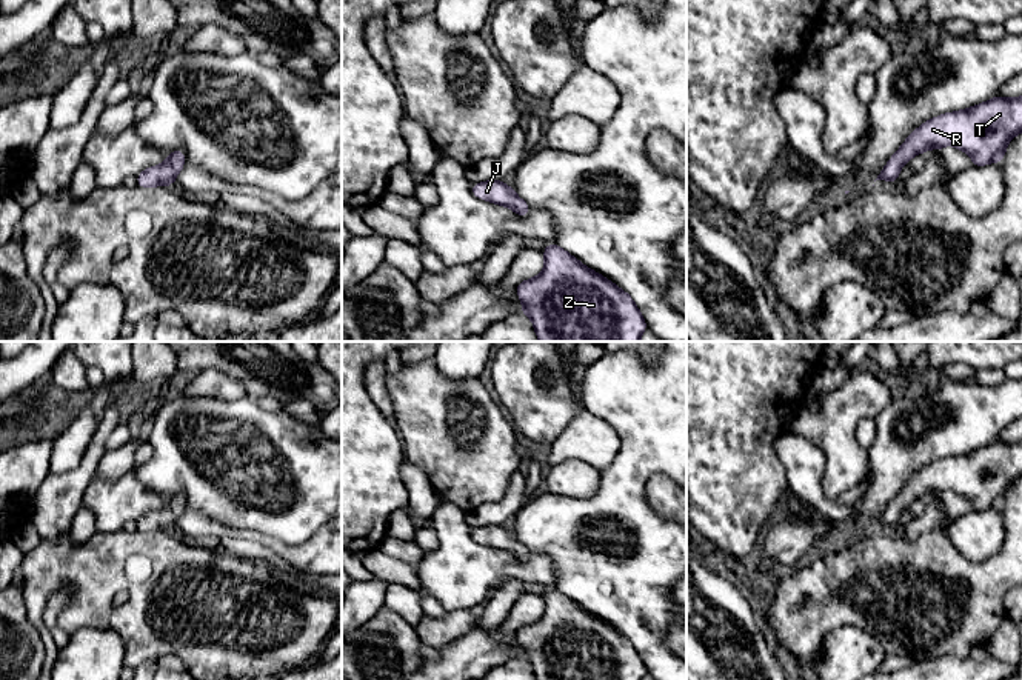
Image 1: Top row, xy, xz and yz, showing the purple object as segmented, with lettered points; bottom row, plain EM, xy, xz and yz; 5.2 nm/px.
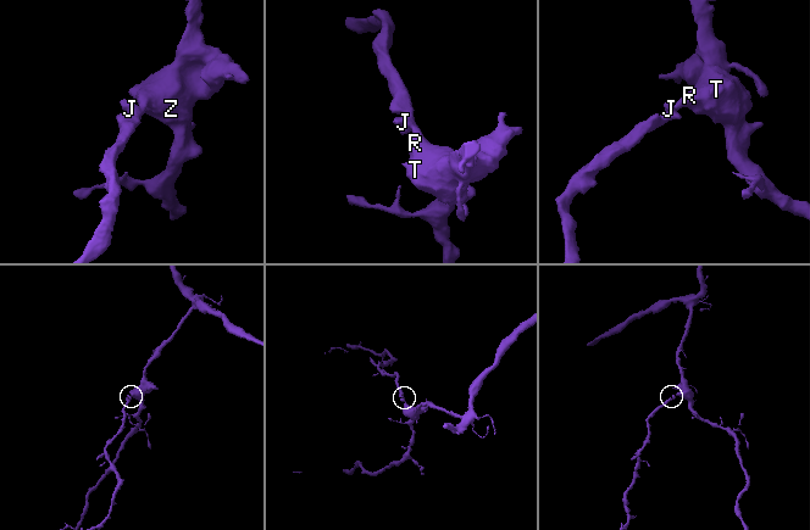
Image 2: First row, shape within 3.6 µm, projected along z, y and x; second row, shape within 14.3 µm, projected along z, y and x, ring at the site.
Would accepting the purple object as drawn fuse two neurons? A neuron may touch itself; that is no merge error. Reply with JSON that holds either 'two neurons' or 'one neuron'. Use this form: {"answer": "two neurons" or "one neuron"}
{"answer": "one neuron"}

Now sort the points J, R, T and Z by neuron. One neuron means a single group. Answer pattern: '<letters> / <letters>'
J R T Z

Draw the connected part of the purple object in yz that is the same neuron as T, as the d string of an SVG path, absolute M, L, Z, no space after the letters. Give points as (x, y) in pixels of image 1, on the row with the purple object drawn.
M1022 95L1005 98L993 97L976 106L967 109L945 112L939 117L930 118L914 129L902 146L887 162L876 180L897 182L899 172L914 155L923 154L928 149L942 149L944 146L954 146L971 157L973 166L985 166L988 163L1002 163L1007 146L1011 138L1022 132Z

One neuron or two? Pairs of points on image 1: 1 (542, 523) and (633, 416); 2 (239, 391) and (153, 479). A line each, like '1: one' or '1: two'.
1: one
2: two

